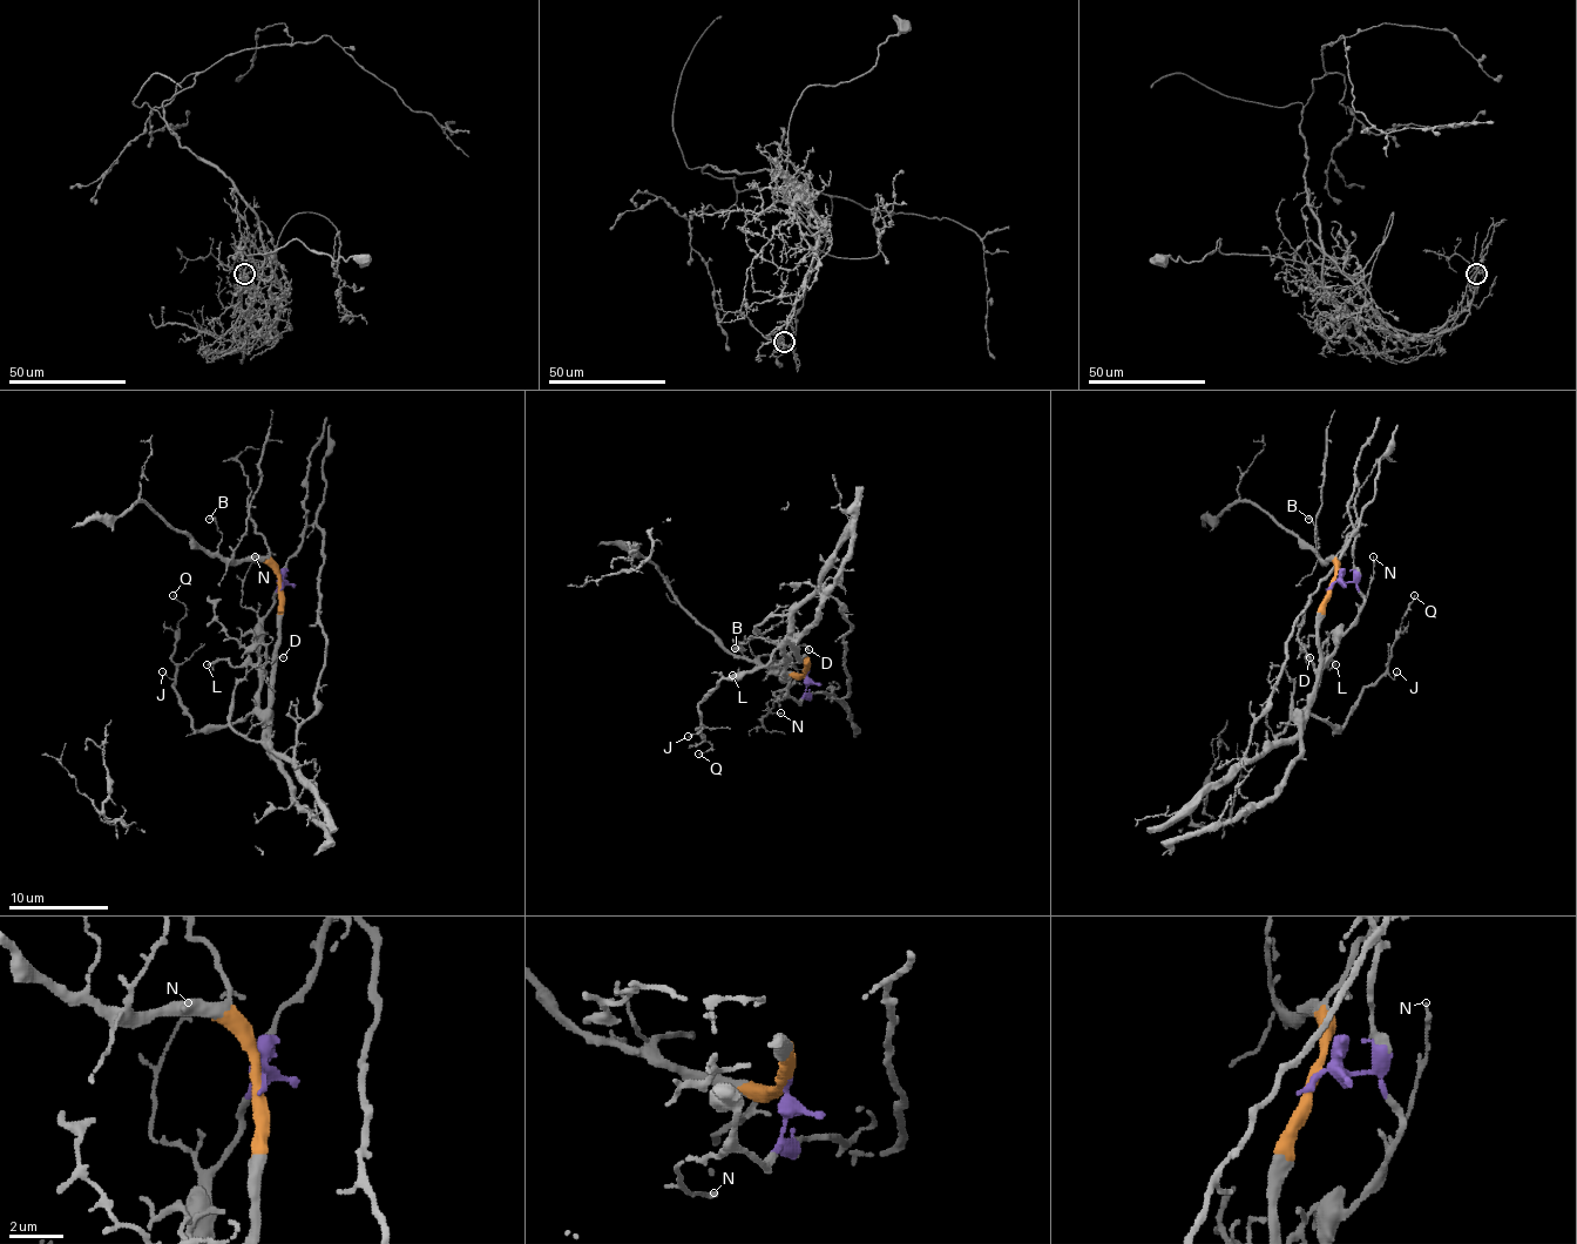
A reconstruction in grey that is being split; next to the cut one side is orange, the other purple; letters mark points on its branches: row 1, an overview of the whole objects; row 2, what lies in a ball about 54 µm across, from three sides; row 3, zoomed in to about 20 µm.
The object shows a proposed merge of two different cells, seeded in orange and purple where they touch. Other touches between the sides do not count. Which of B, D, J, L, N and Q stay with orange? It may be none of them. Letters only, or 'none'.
B

